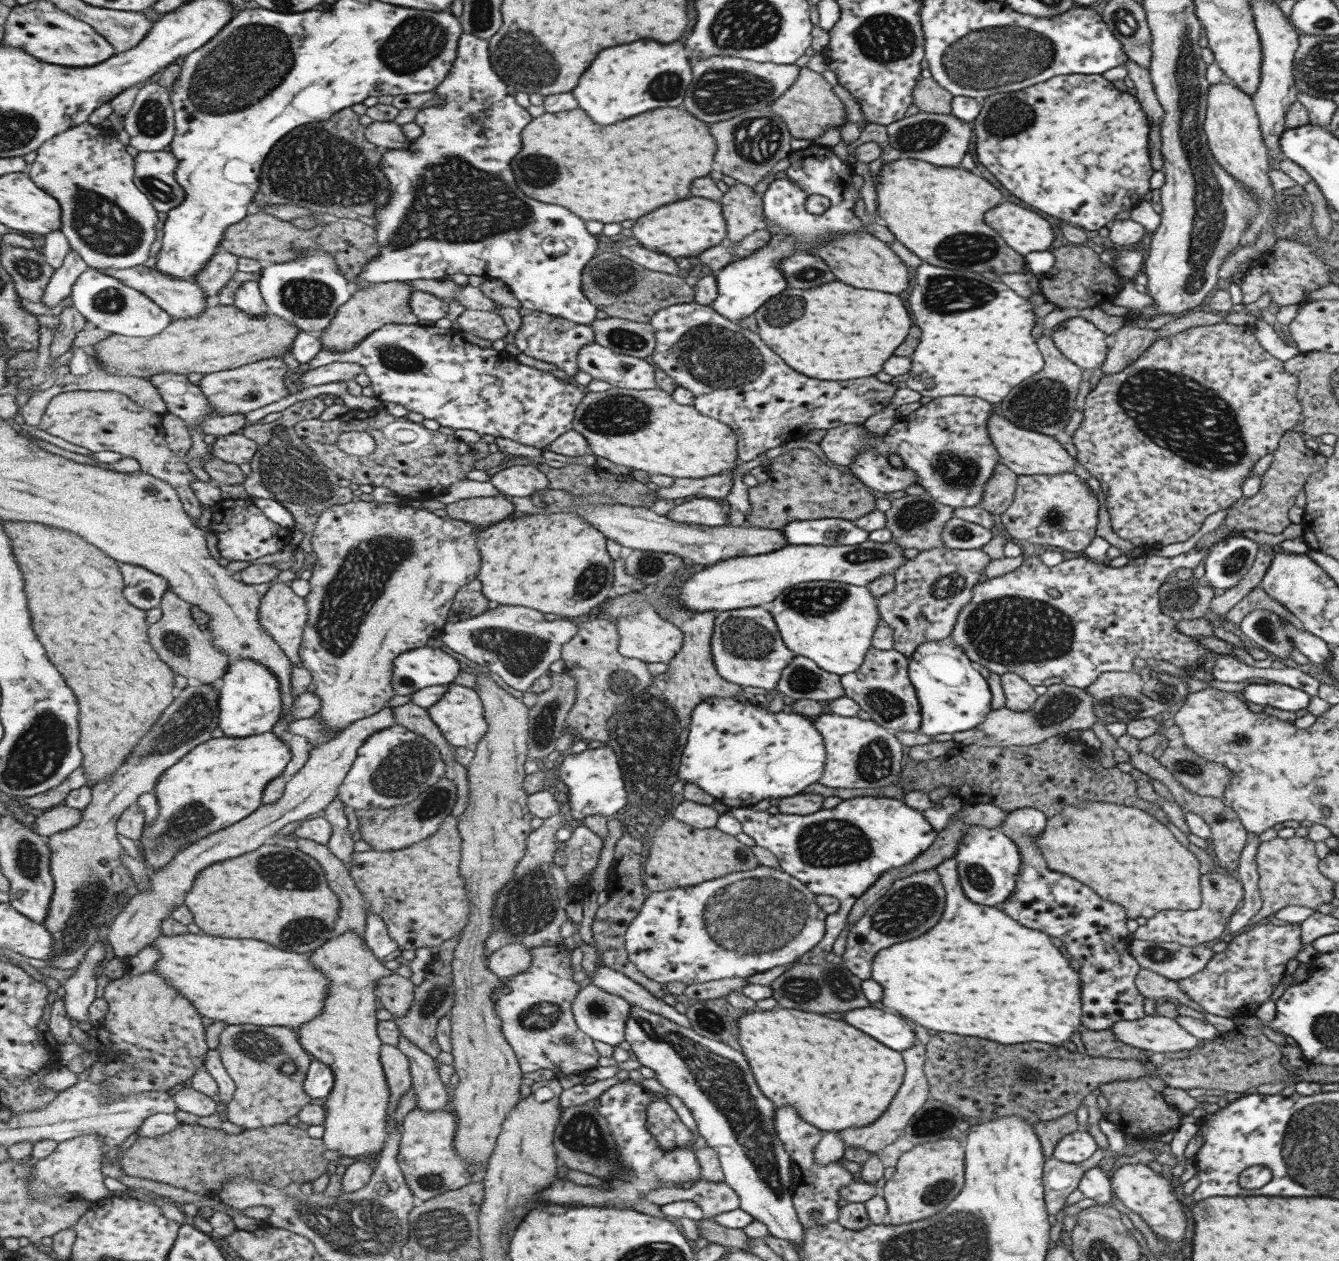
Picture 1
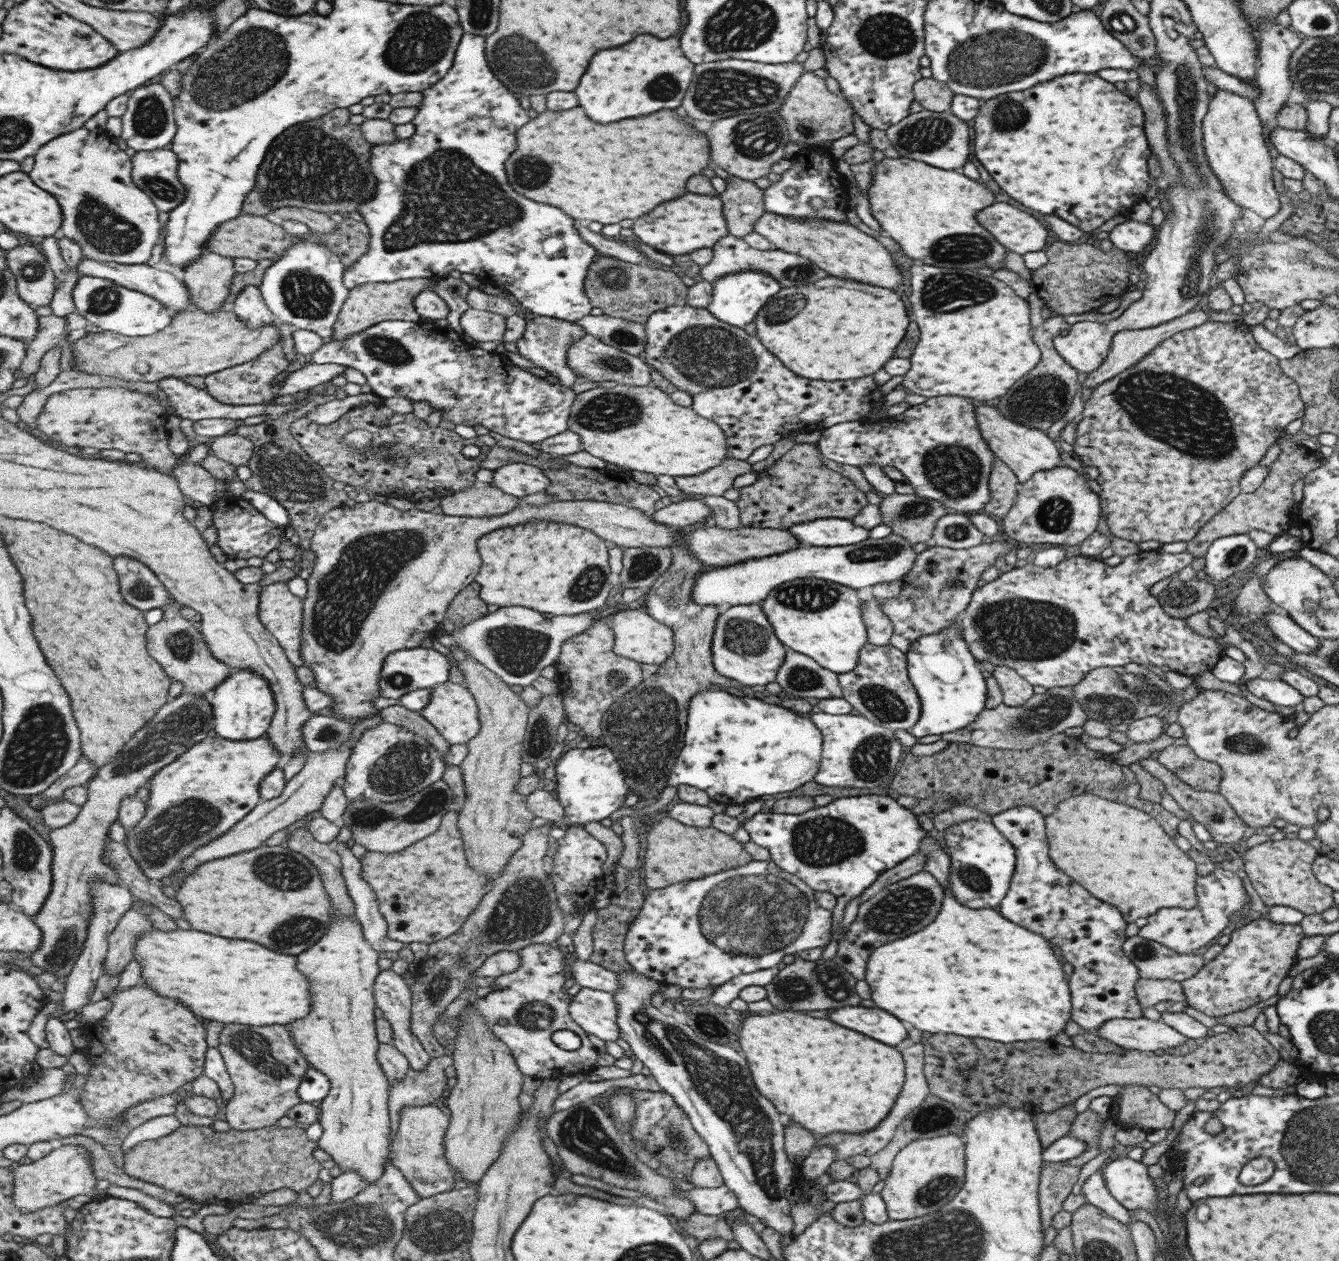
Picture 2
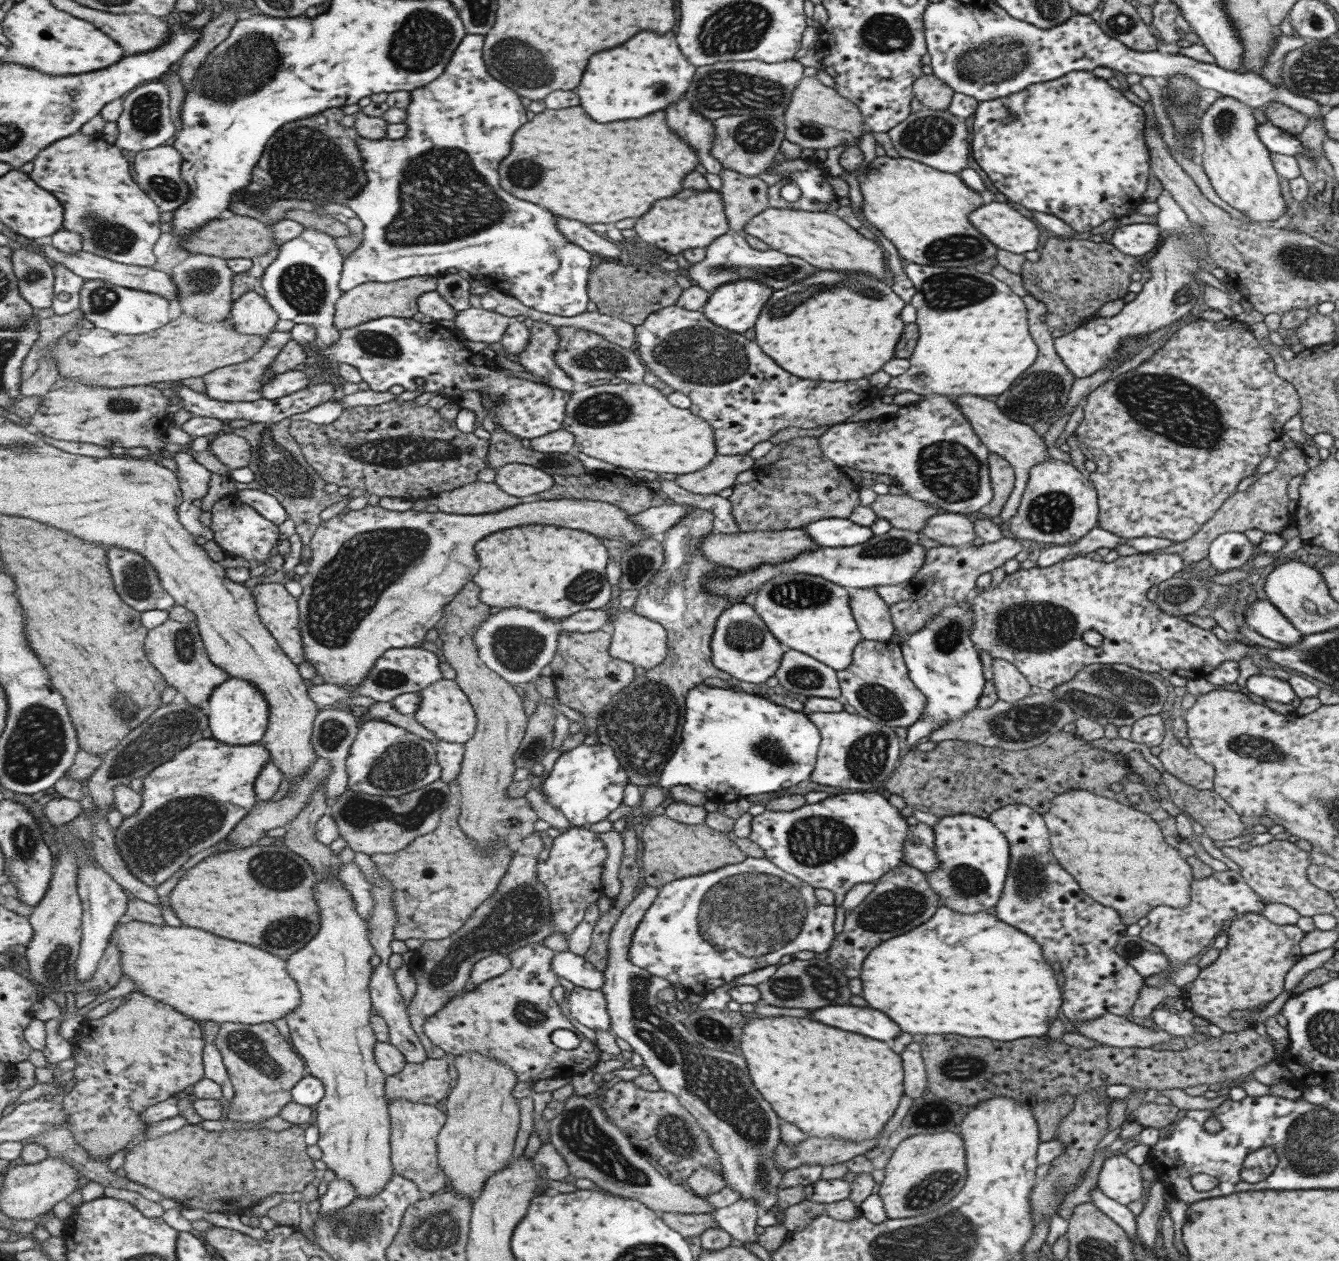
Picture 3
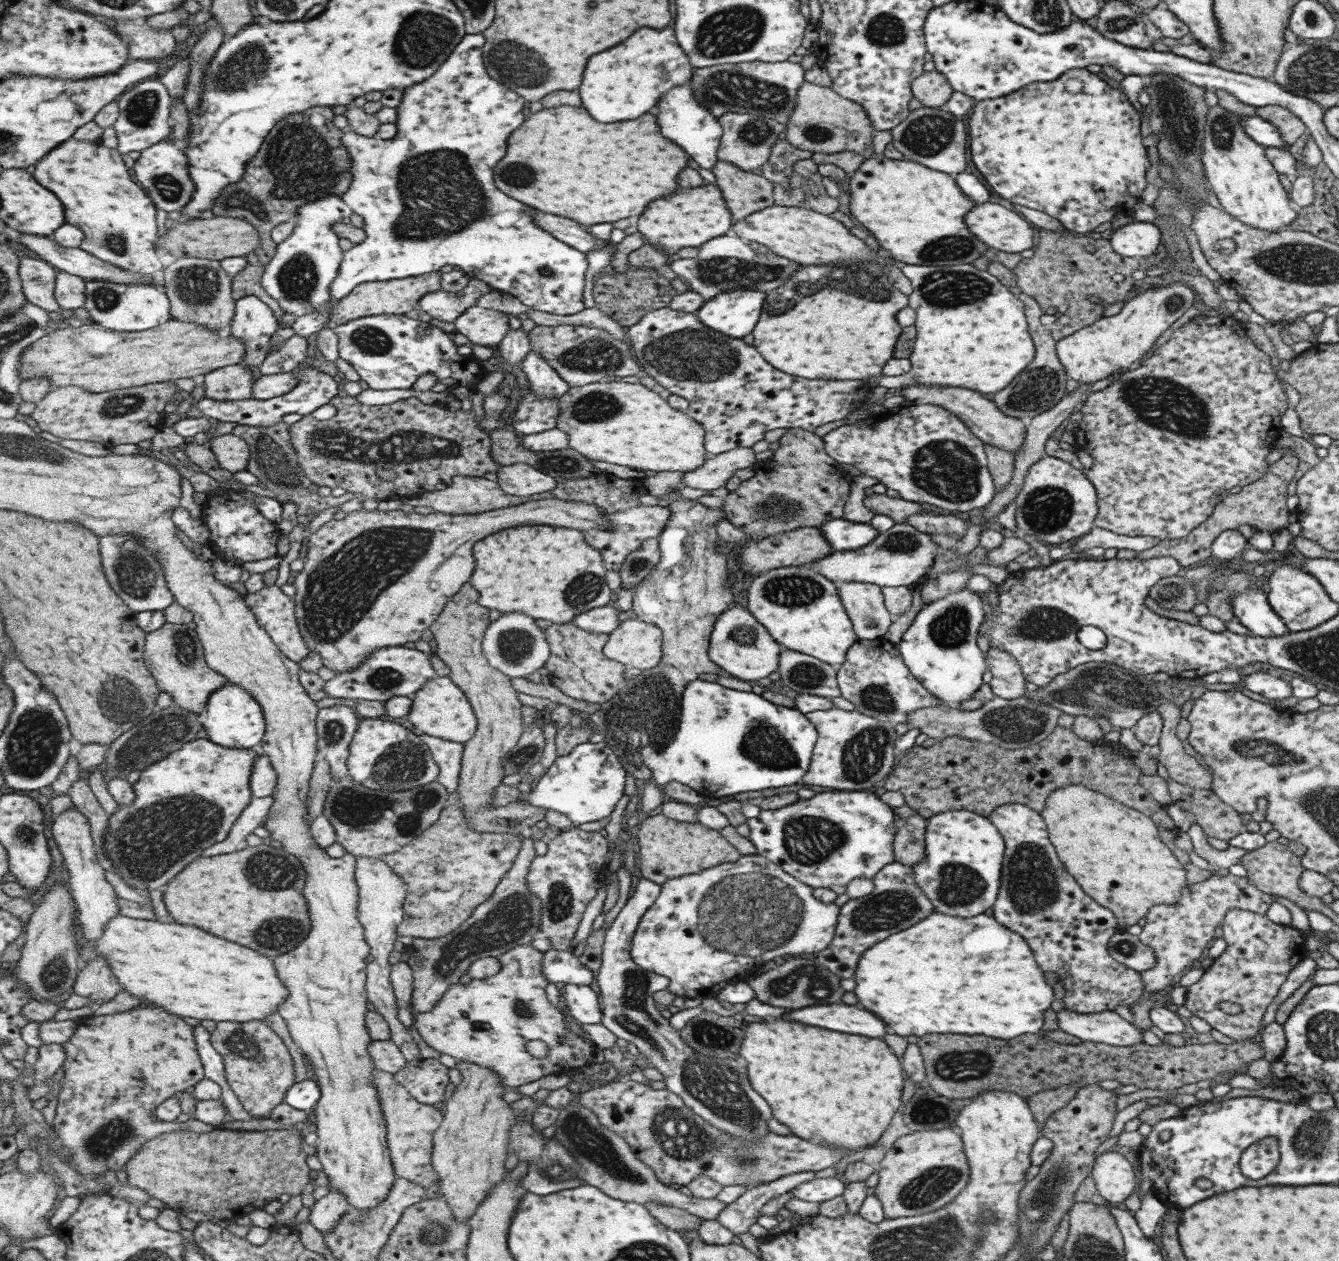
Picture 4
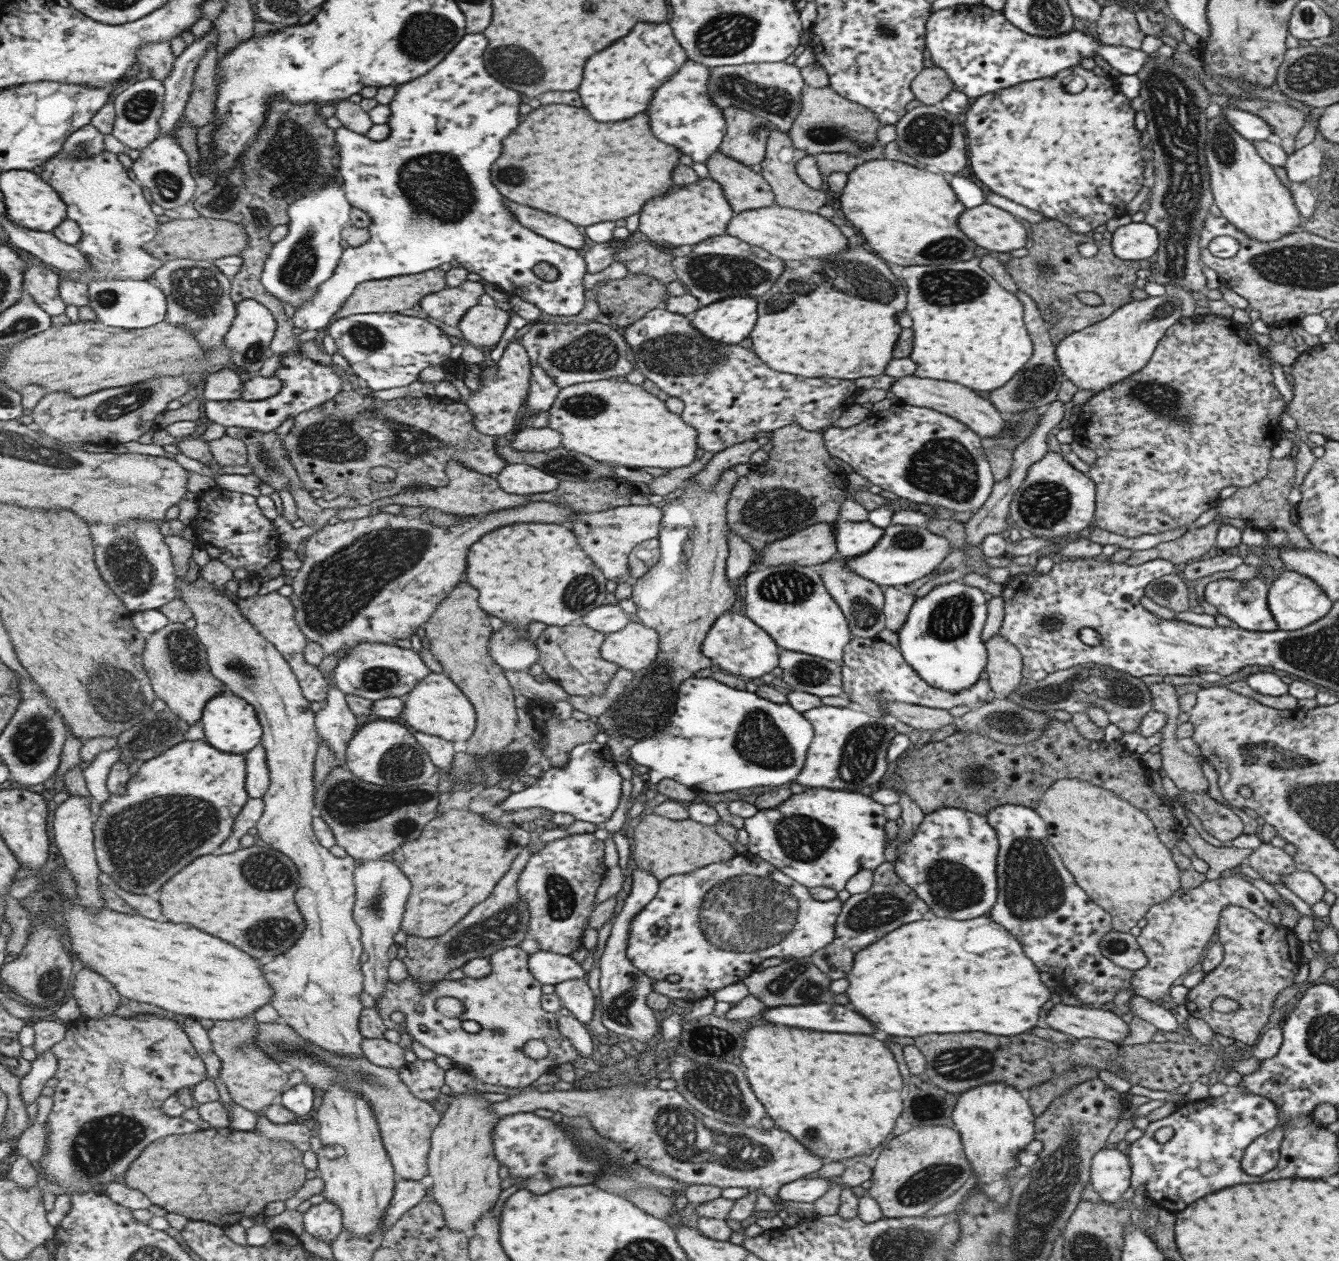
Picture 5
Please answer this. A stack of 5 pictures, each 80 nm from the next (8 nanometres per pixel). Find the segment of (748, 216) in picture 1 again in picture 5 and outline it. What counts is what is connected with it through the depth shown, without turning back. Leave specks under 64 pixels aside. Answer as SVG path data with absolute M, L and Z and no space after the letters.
M719 149L704 162L711 180L723 191L732 214L774 205L774 196L769 183L760 175L725 156Z

